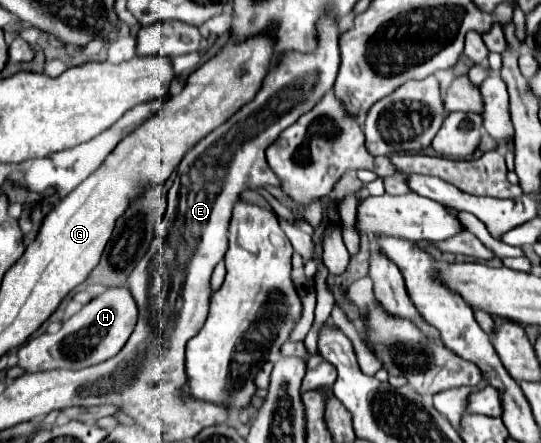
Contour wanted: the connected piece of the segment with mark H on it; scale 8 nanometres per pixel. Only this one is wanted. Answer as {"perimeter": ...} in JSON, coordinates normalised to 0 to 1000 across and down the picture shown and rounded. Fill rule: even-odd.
{"perimeter":[[[235,646],[194,650],[183,668],[176,668],[165,686],[157,686],[139,713],[113,731],[113,745],[102,754],[76,754],[46,772],[31,804],[31,826],[46,840],[83,840],[83,835],[150,835],[157,826],[172,826],[209,808],[238,767],[250,731],[253,731],[253,682],[246,677]]]}

